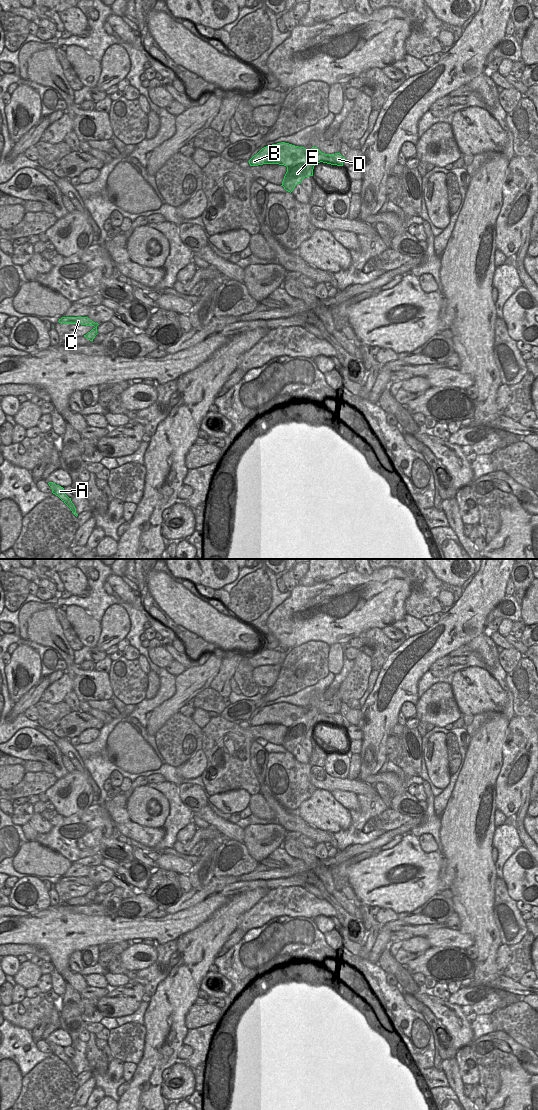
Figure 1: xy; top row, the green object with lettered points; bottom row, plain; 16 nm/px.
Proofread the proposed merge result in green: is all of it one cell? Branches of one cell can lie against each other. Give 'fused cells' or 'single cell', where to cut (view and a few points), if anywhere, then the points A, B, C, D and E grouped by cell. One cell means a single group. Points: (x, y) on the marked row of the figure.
fused cells | xy (94, 323), (95, 327) | A C / B D E

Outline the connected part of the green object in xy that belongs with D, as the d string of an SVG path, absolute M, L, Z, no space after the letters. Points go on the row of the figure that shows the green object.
M281 142L262 148L250 160L250 166L263 164L279 164L287 167L282 185L292 192L305 177L313 176L314 166L320 162L343 166L346 159L340 154L325 154L317 147L307 150L304 147Z

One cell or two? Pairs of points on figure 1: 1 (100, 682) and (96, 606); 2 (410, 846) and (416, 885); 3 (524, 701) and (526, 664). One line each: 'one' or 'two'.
1: two
2: one
3: one

